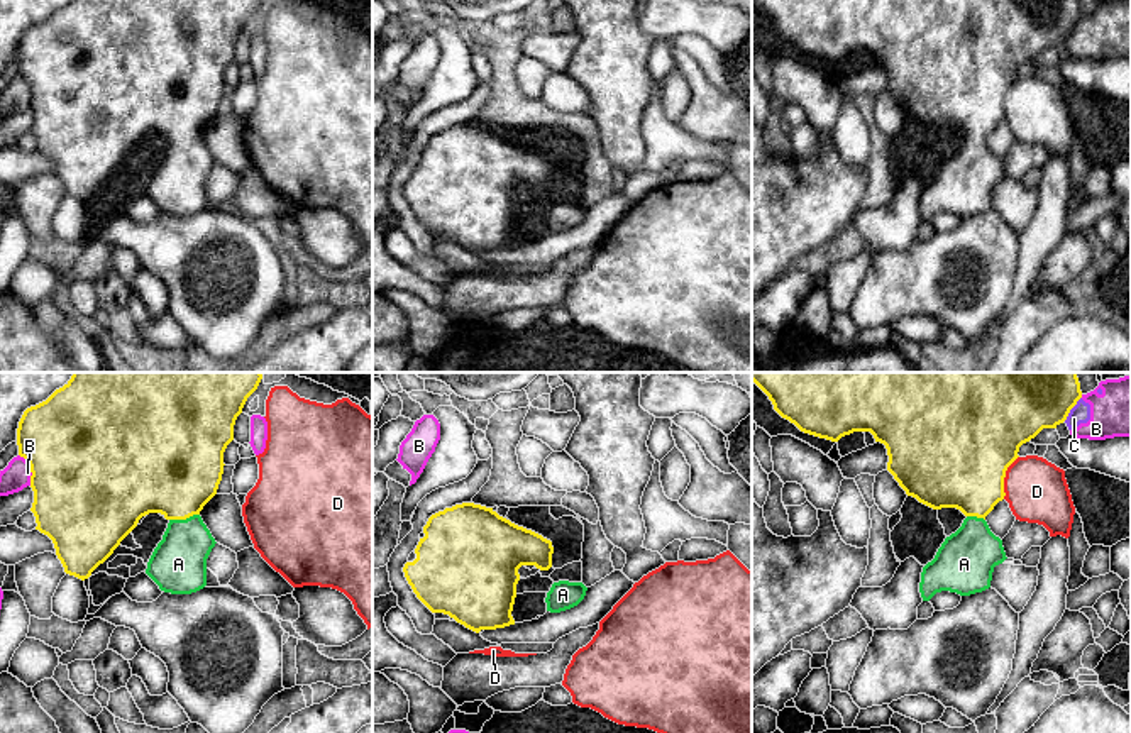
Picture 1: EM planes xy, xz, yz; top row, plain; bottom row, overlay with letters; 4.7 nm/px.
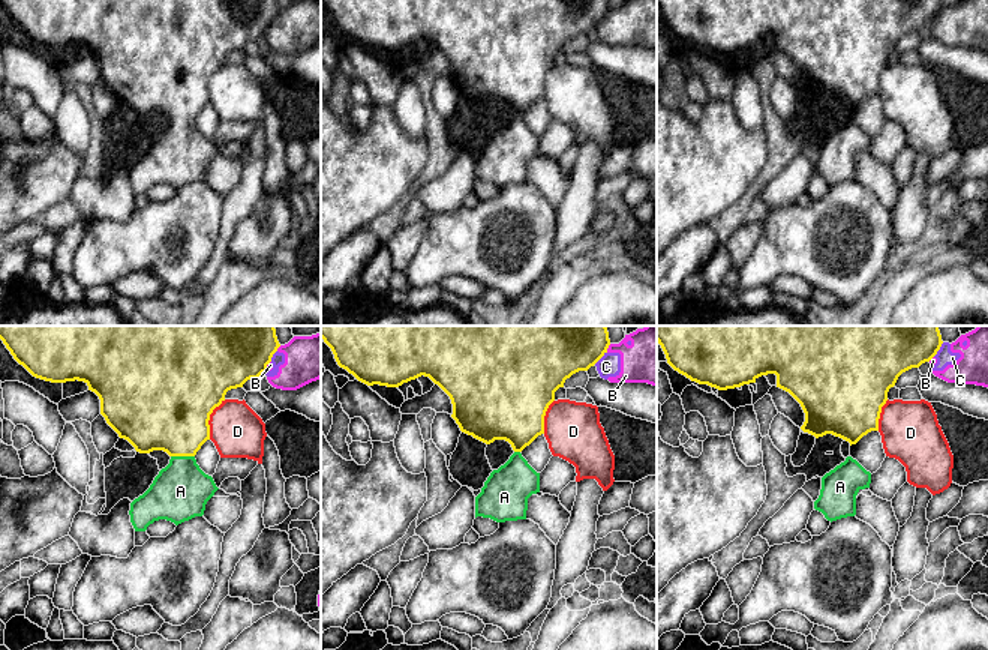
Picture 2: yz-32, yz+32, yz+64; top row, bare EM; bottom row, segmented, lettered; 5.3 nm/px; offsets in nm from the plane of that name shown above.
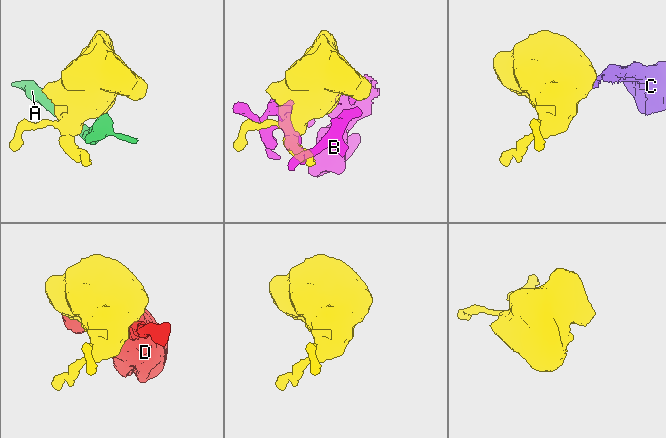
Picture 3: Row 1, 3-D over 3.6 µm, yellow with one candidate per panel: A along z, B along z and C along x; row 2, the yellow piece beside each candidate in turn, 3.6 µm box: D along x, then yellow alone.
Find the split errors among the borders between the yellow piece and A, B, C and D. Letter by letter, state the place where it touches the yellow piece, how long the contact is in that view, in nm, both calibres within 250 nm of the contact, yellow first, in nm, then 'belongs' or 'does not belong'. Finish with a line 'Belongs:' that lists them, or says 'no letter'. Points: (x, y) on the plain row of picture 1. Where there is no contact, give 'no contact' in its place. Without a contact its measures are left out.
A: xy (183, 139) | 150 nm | 460/280 nm | belongs
B: xy (31, 90) | 160 nm | 500/140 nm | does not belong
C: yz (1072, 27) | 150 nm | 280/100 nm | does not belong
D: yz (1004, 97) | 220 nm | 500/300 nm | does not belong
Belongs: A

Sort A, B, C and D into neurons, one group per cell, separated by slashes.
A / B C / D

